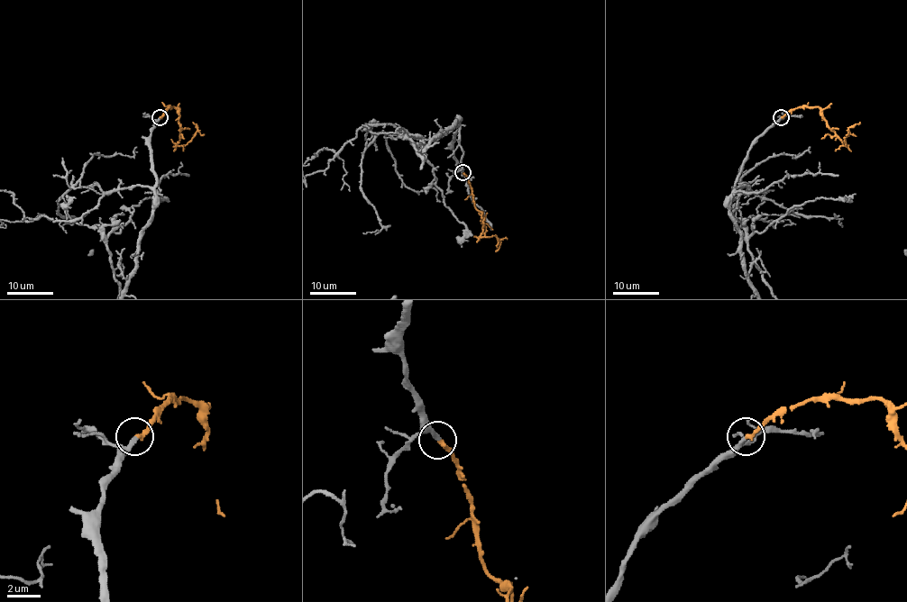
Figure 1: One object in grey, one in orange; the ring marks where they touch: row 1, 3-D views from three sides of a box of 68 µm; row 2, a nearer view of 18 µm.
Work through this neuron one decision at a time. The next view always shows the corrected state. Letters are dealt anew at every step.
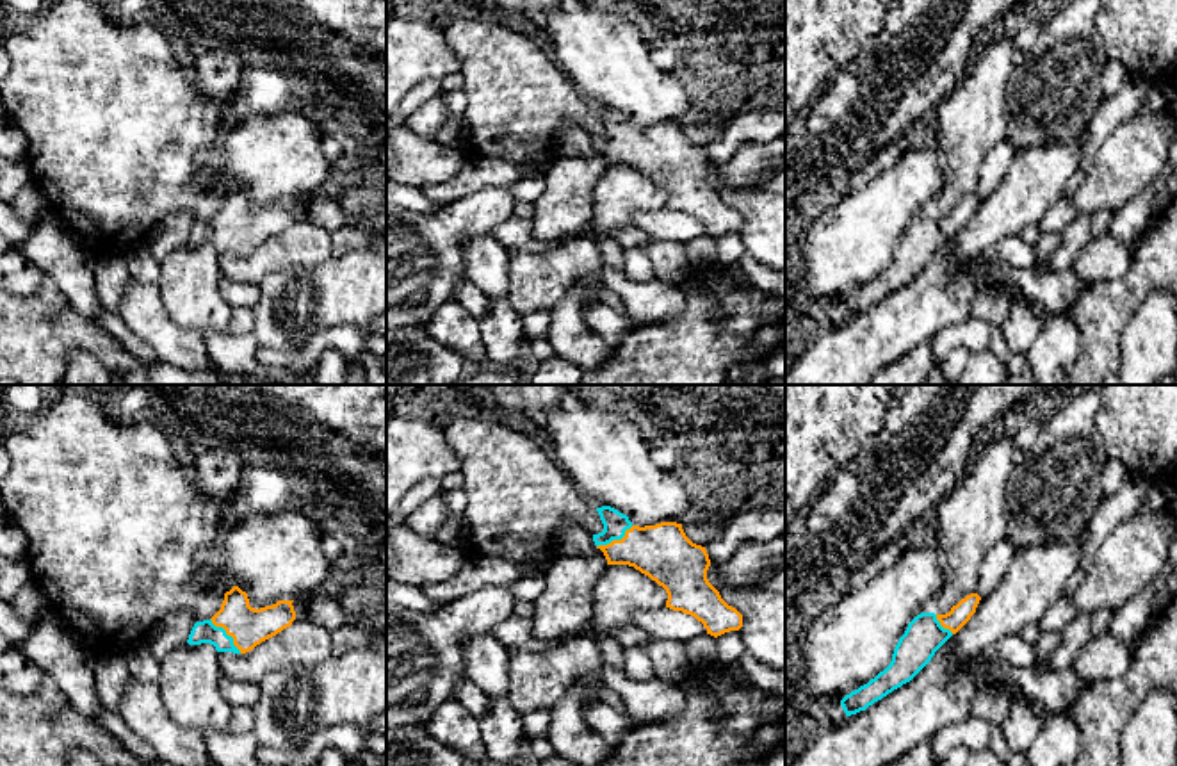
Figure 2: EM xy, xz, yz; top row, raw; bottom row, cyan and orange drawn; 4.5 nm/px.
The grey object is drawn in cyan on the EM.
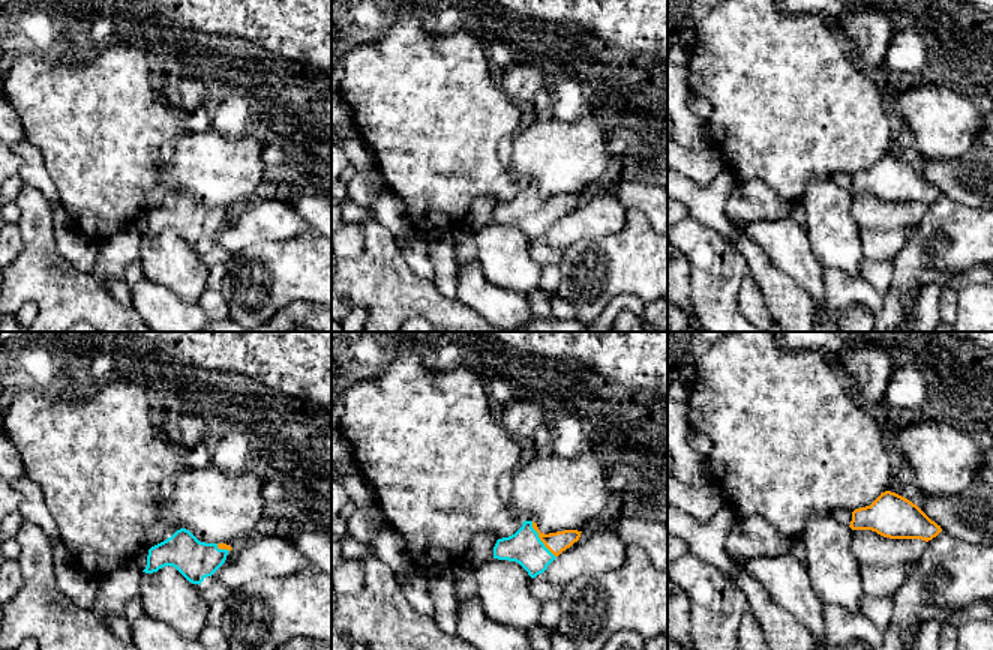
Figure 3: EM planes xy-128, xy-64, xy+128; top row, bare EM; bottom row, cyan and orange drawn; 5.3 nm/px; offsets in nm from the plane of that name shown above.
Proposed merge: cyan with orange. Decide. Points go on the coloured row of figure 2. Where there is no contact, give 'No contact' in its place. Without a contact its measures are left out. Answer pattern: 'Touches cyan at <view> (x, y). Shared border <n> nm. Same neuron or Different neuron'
Touches cyan at xy (227, 635). Shared border 220 nm. Same neuron

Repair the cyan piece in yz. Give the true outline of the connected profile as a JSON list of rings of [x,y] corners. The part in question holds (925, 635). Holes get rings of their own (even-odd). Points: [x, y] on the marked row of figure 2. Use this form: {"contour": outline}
{"contour": [[[970,593],[946,615],[917,615],[899,638],[890,664],[840,700],[846,716],[865,711],[874,702],[910,682],[931,661],[935,652],[970,620],[979,600],[978,593]]]}

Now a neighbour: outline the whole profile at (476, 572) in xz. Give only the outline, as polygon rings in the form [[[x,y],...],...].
[[[468,556],[452,579],[424,584],[420,590],[431,600],[447,604],[483,586],[509,586],[520,577],[520,568],[509,559]]]

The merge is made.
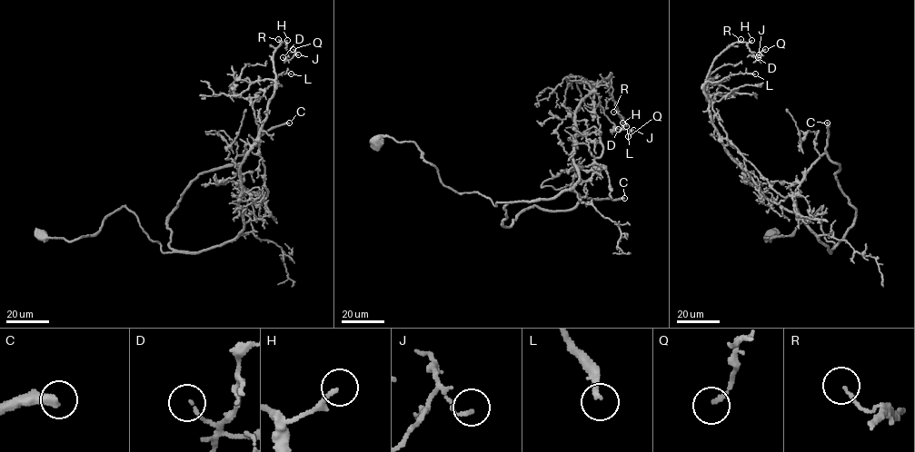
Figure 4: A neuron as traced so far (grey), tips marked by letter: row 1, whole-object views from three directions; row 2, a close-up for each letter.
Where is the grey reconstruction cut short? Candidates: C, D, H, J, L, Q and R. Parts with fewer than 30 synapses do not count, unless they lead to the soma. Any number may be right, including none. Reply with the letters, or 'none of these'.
C, L

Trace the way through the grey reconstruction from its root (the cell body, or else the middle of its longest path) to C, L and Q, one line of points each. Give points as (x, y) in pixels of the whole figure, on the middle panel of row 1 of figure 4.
C: (375, 141), (412, 141), (444, 185), (510, 201), (504, 227), (534, 206), (624, 198)
L: (375, 141), (412, 141), (444, 185), (495, 206), (556, 198), (577, 181), (575, 110), (609, 75), (626, 126)
Q: (375, 141), (412, 141), (444, 185), (495, 206), (556, 198), (577, 181), (575, 110), (609, 75), (628, 136)

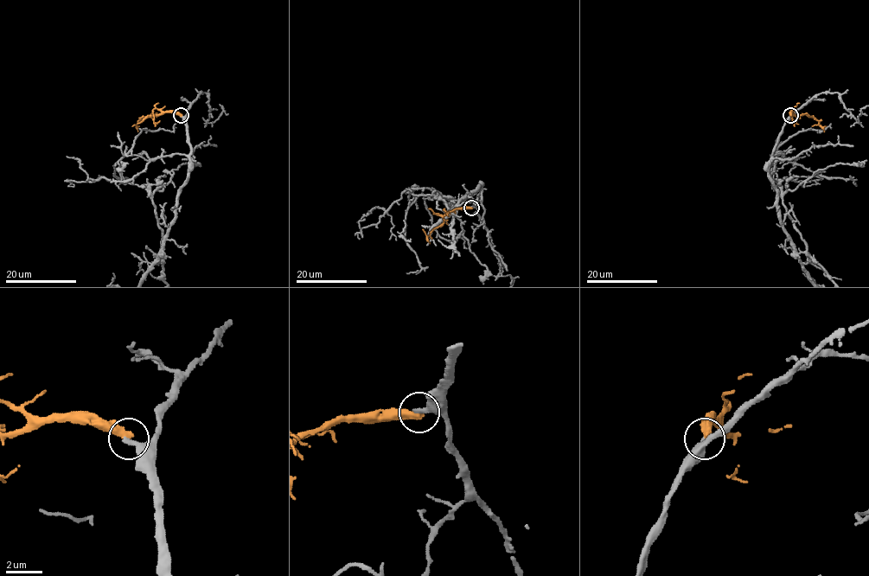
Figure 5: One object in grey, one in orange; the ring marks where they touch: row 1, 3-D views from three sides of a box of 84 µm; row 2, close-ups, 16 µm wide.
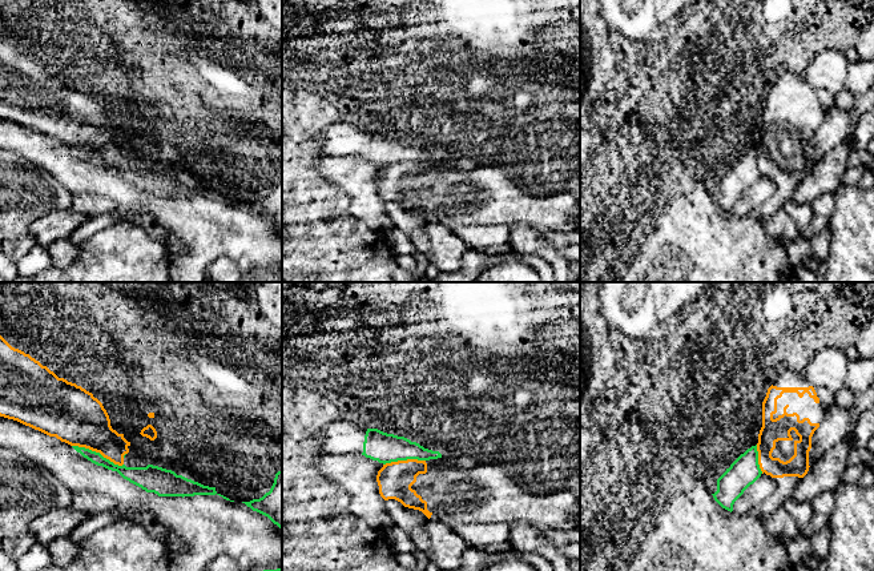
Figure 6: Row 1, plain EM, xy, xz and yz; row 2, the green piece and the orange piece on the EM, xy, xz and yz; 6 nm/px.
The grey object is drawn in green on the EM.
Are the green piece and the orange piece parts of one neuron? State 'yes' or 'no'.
no

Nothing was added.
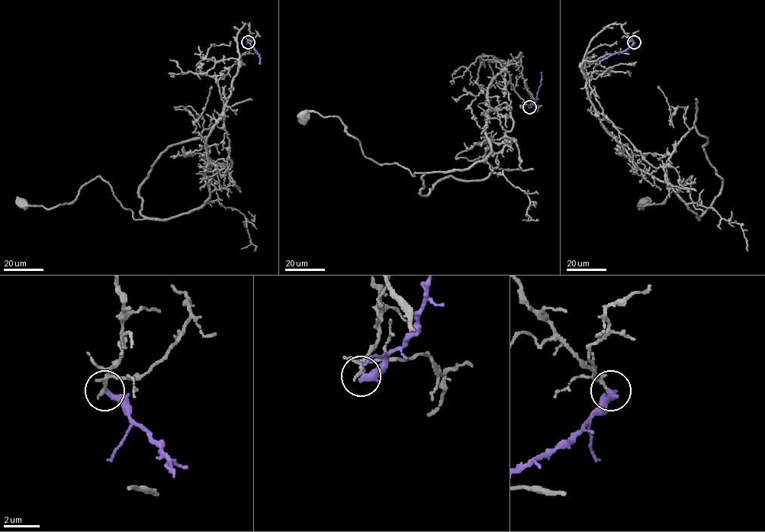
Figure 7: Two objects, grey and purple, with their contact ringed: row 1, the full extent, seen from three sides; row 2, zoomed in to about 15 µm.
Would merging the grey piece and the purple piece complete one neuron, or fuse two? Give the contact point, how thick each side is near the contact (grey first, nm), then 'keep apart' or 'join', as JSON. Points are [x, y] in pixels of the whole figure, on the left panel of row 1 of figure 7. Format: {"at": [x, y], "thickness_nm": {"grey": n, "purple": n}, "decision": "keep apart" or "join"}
{"at": [248, 42], "thickness_nm": {"grey": 160, "purple": 360}, "decision": "keep apart"}

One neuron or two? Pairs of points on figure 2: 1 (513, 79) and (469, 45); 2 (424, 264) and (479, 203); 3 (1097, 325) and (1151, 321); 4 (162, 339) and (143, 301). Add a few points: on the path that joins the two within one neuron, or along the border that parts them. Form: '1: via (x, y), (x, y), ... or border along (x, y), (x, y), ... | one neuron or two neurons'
1: via (503, 68), (479, 45) | one neuron
2: via (433, 250), (465, 218) | one neuron
3: border along (1152, 289), (1122, 334), (1119, 364) | two neurons
4: via (157, 330), (143, 310) | one neuron

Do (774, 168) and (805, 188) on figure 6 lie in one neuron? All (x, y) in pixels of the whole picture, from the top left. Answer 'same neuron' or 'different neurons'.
different neurons

